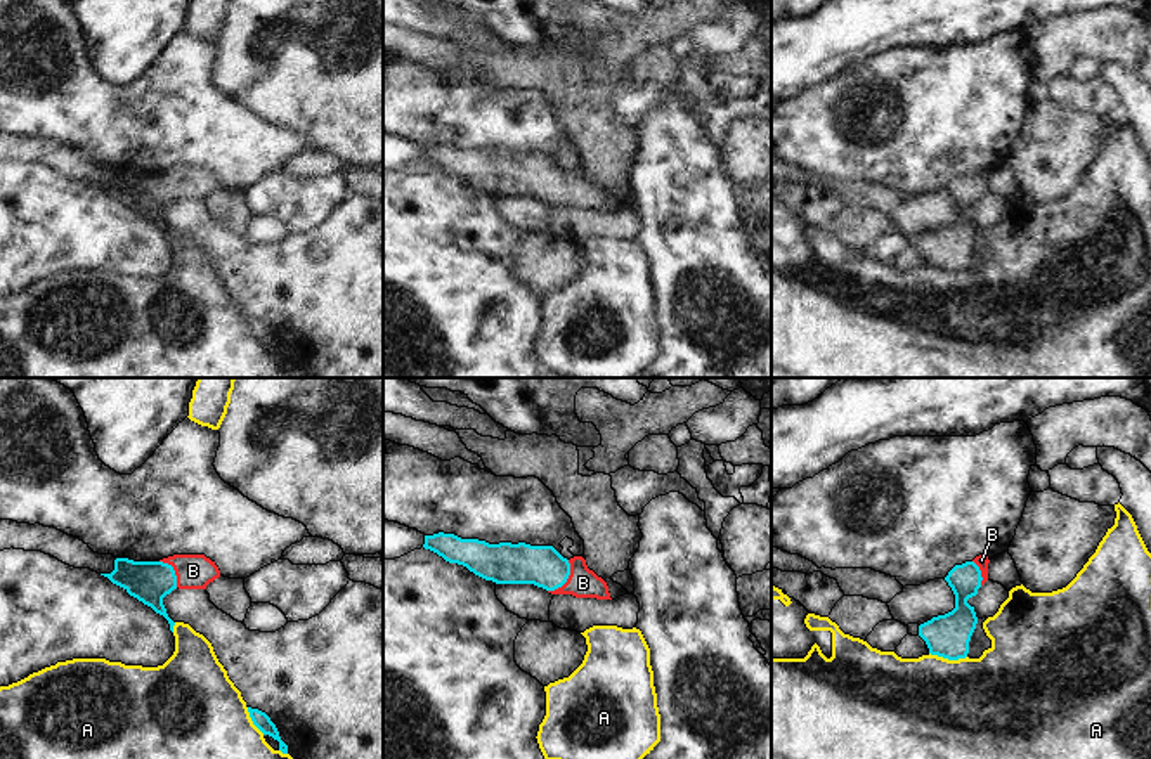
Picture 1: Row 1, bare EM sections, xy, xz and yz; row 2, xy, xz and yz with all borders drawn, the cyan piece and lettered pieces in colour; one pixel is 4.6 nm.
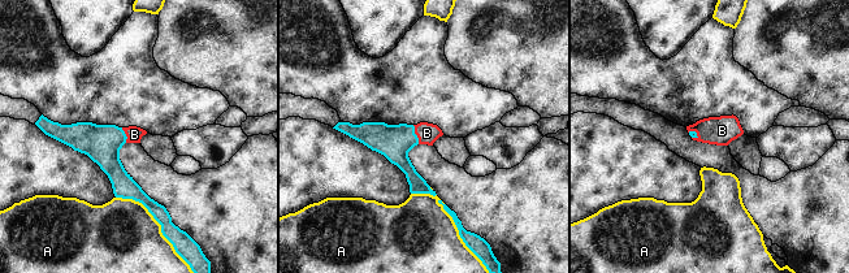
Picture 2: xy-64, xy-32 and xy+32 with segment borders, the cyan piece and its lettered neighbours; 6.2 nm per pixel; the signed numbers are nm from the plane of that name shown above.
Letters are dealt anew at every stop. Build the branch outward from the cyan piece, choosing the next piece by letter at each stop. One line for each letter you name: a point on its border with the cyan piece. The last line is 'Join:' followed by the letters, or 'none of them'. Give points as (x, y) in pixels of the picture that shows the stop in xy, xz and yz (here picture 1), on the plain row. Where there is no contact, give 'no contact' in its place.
B: contact xz (567, 189)
Join: B

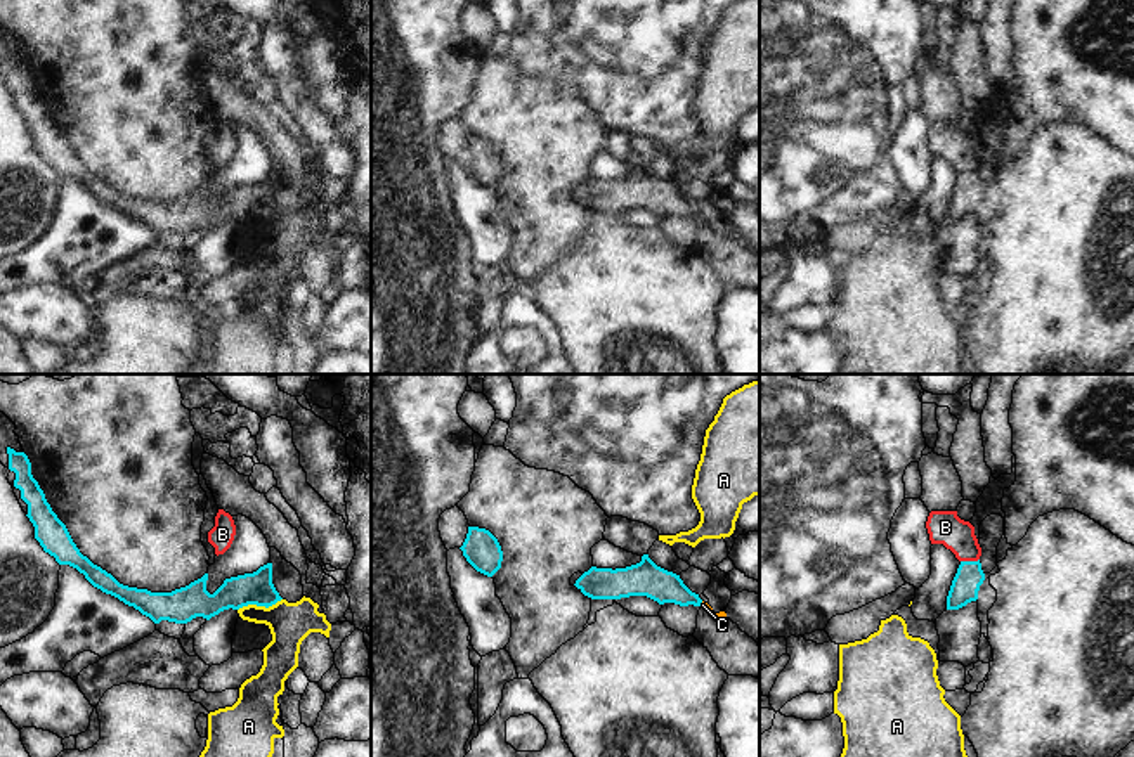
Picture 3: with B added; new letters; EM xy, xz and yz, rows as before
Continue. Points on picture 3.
Join: none of them

